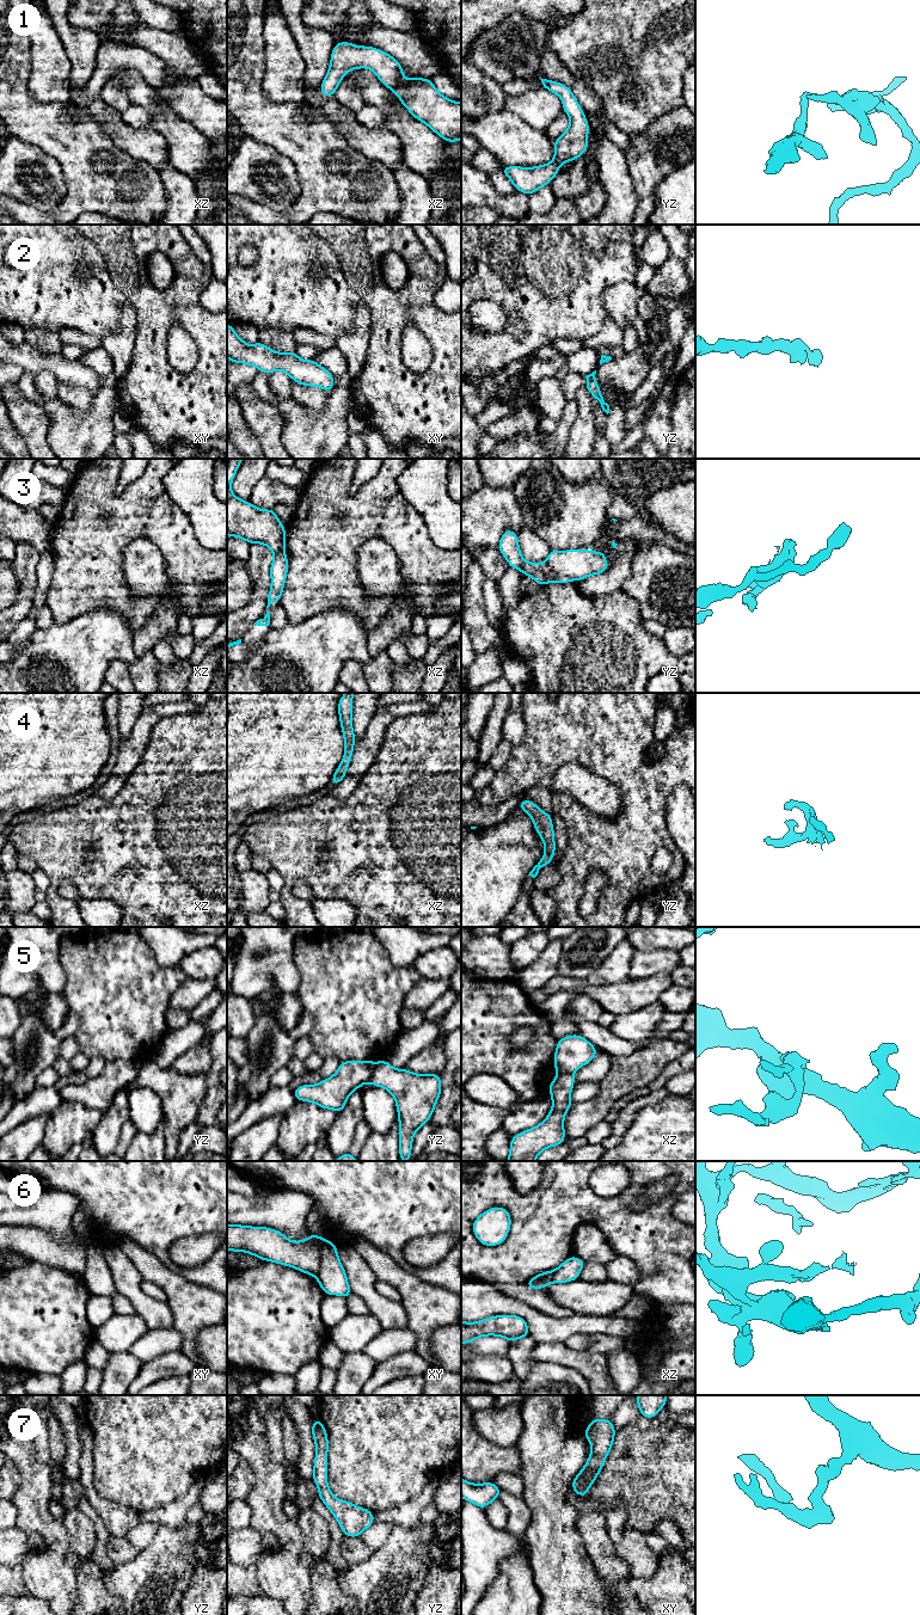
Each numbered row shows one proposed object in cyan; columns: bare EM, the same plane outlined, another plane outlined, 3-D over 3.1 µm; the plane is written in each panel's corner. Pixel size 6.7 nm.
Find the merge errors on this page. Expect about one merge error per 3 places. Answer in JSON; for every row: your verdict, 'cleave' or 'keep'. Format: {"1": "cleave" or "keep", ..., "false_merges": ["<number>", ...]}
{"1": "keep", "2": "keep", "3": "keep", "4": "keep", "5": "cleave", "6": "cleave", "7": "keep", "false_merges": ["5", "6"]}

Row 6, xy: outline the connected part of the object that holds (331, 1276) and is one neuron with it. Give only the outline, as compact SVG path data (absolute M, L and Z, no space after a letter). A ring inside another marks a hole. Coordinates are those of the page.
M324 1240L321 1245L319 1271L315 1278L325 1295L337 1295L348 1298L352 1294L337 1253L337 1245L330 1240Z

